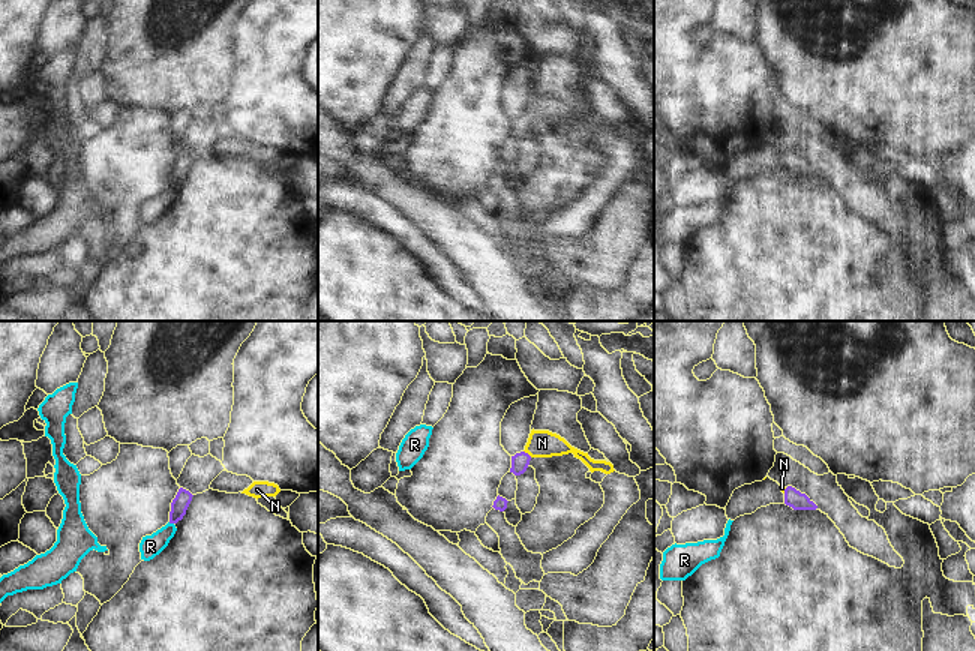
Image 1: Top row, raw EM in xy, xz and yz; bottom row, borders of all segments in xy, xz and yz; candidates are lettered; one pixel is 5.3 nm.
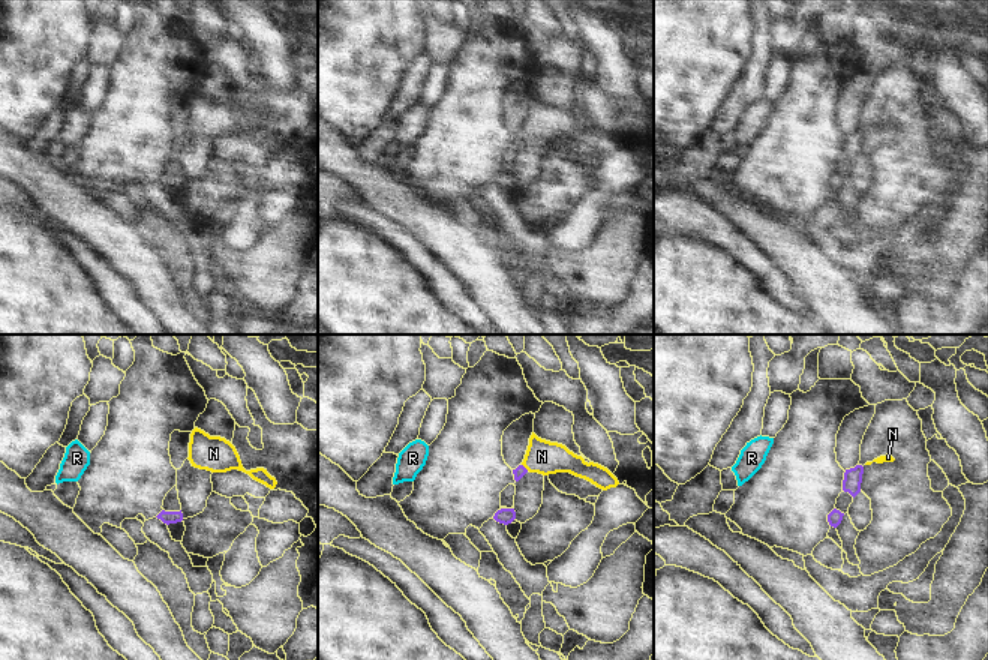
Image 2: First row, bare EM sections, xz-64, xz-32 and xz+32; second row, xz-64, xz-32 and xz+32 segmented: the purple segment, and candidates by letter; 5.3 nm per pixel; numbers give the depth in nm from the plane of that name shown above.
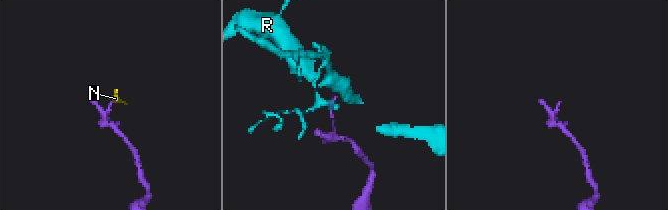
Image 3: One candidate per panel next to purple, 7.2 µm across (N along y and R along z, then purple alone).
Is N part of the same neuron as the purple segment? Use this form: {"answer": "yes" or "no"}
{"answer": "yes"}

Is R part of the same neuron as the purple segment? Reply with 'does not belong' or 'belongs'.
does not belong

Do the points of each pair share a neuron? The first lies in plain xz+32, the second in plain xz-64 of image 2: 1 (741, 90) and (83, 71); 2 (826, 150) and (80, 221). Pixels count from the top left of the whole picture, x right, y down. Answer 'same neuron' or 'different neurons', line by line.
1: same neuron
2: different neurons

